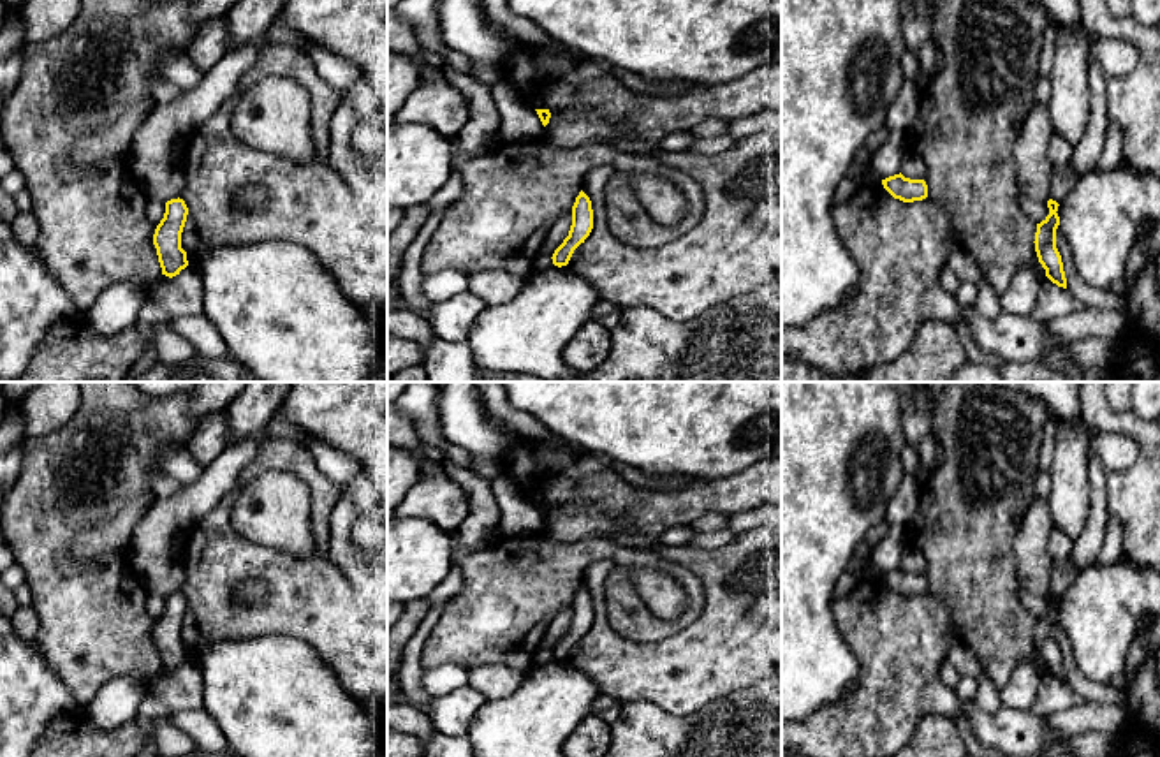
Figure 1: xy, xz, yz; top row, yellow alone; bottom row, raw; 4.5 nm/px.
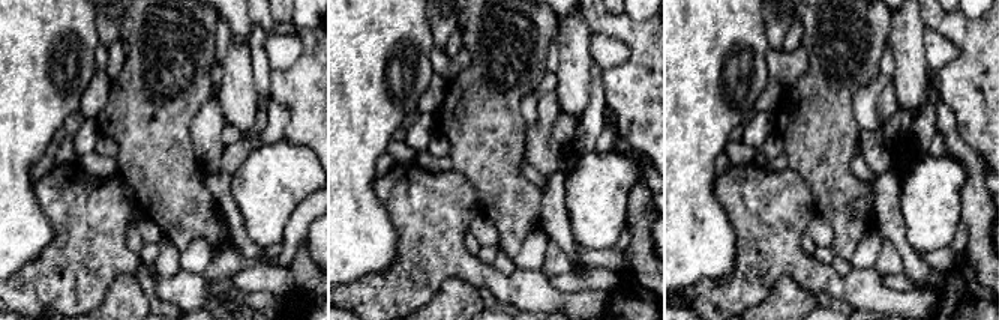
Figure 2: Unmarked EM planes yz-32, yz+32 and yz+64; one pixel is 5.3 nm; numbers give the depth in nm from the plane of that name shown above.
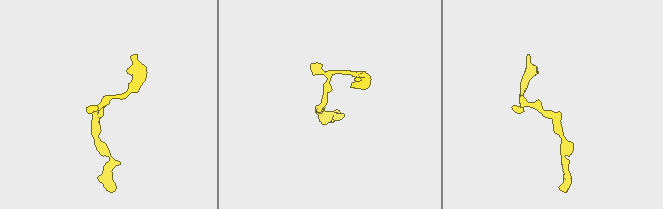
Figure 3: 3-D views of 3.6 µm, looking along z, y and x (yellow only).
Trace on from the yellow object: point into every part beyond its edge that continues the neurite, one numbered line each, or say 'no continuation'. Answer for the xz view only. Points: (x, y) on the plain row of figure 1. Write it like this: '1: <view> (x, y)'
no continuation

